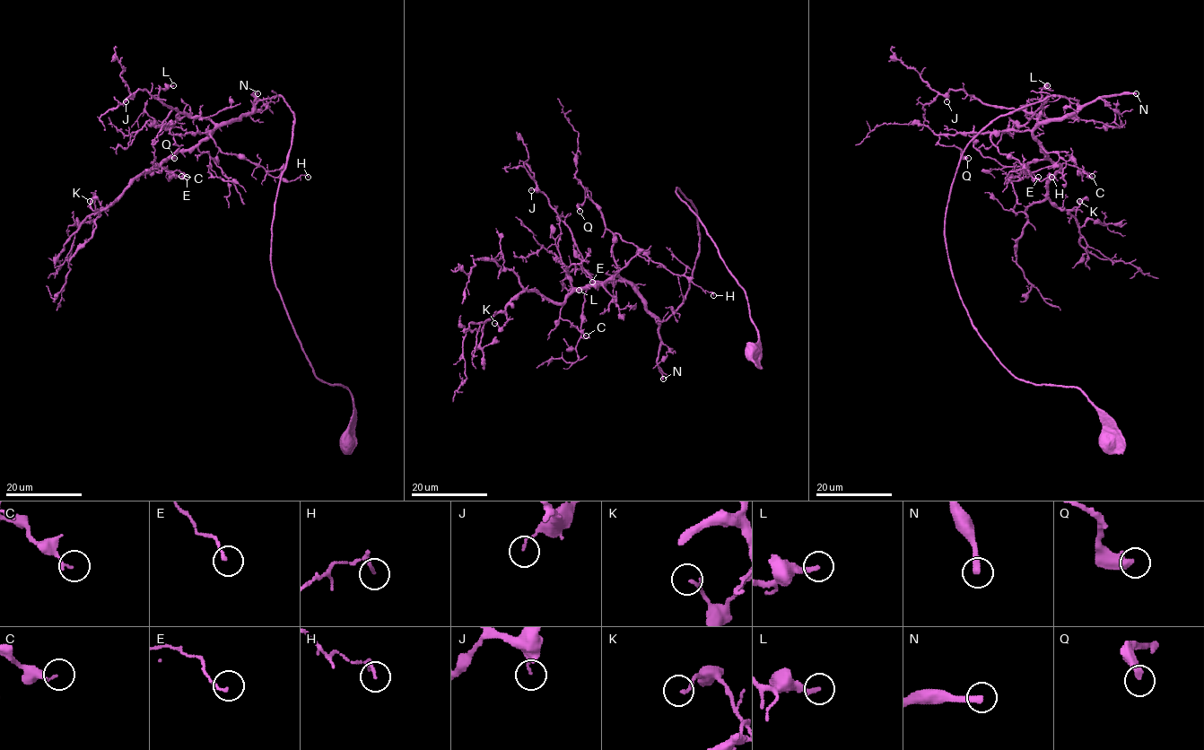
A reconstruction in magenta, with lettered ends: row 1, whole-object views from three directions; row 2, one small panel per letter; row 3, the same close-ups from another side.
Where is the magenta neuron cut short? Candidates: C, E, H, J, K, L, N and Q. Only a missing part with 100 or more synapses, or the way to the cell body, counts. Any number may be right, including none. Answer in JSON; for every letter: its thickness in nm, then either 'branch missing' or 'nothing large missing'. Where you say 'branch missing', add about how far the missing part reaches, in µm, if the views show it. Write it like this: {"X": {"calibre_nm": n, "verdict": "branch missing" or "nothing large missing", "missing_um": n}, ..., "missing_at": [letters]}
{"C": {"calibre_nm": 140, "verdict": "nothing large missing"}, "E": {"calibre_nm": 120, "verdict": "nothing large missing"}, "H": {"calibre_nm": 100, "verdict": "nothing large missing"}, "J": {"calibre_nm": 100, "verdict": "nothing large missing"}, "K": {"calibre_nm": 160, "verdict": "nothing large missing"}, "L": {"calibre_nm": 240, "verdict": "nothing large missing"}, "N": {"calibre_nm": 320, "verdict": "branch missing", "missing_um": 250}, "Q": {"calibre_nm": 360, "verdict": "nothing large missing"}, "missing_at": ["N"]}

